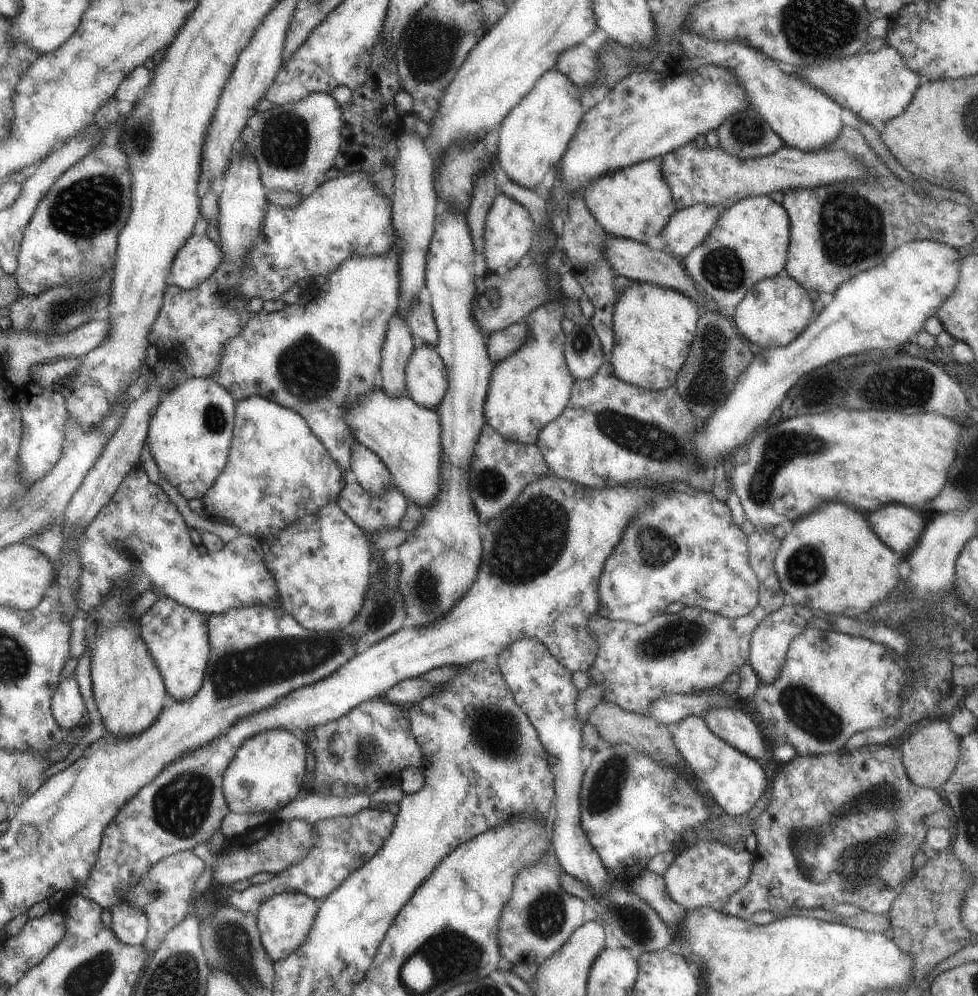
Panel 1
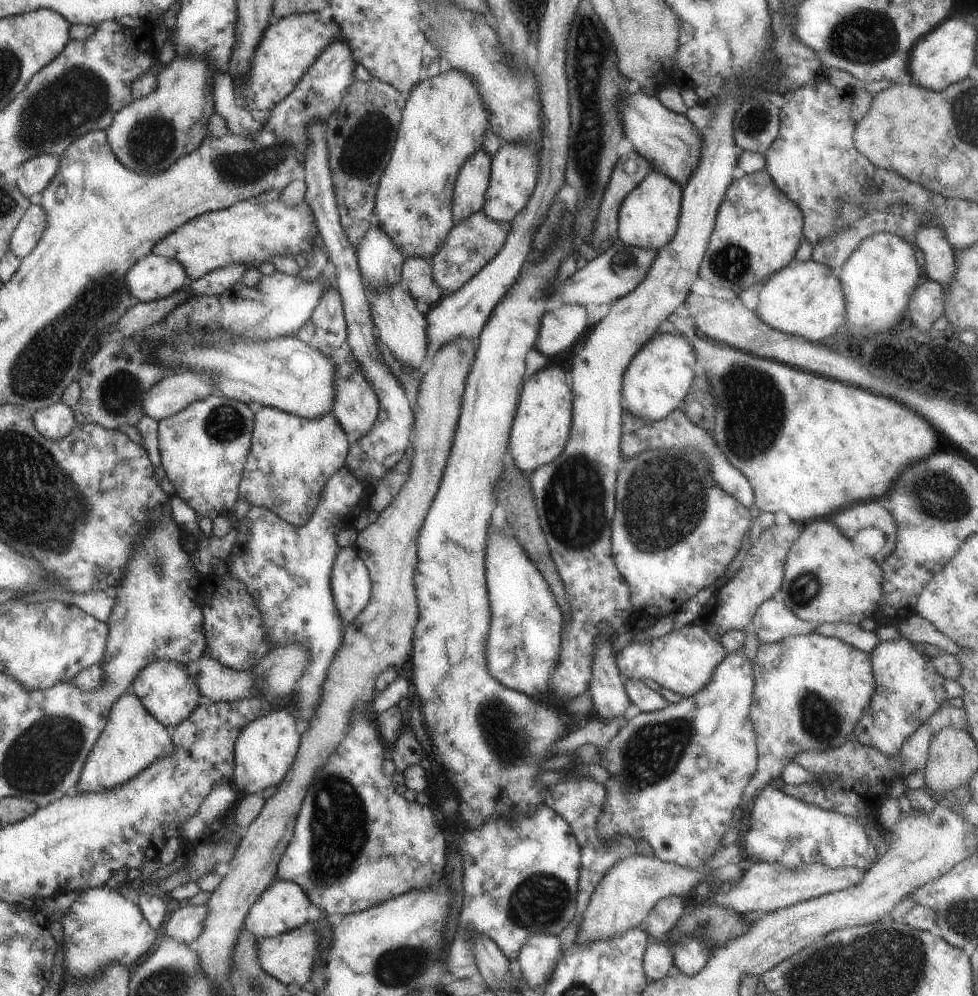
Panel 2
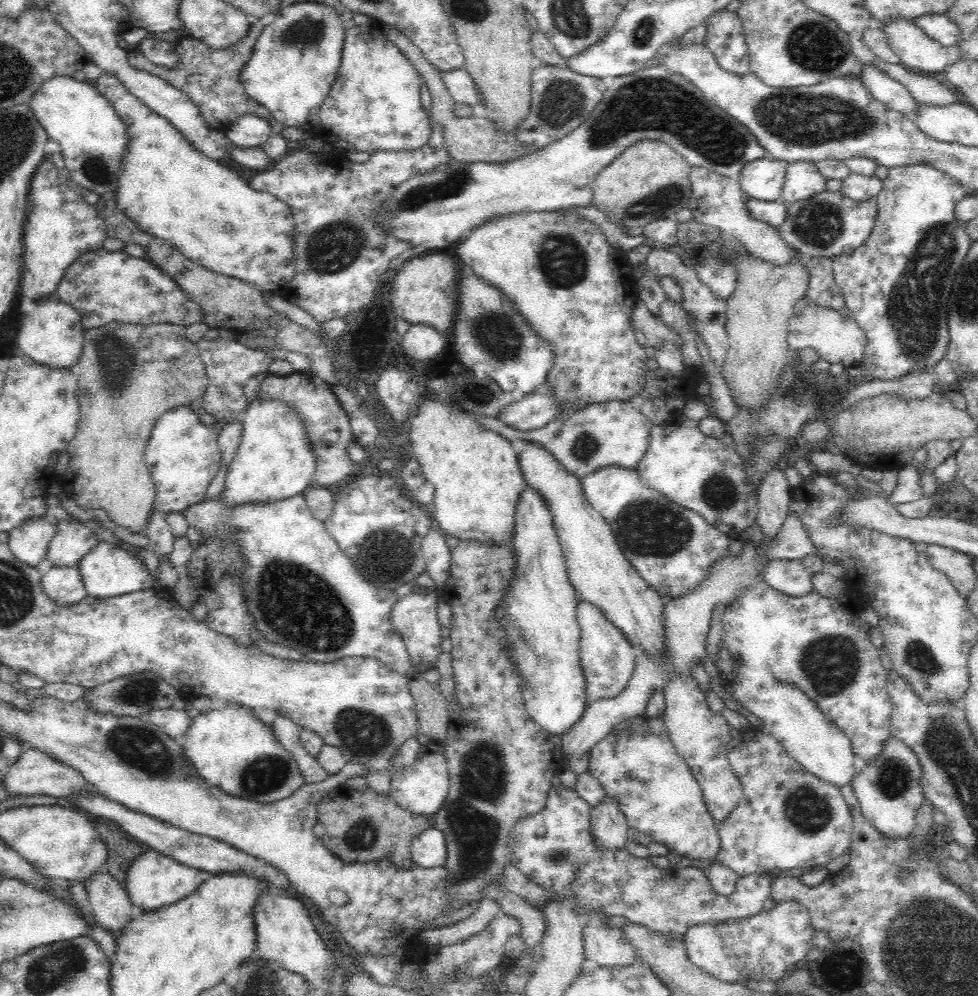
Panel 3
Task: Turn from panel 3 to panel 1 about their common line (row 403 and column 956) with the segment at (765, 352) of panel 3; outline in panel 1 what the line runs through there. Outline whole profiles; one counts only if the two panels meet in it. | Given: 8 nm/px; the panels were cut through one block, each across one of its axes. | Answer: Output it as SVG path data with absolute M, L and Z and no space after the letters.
M932 718L909 732L899 749L902 752L902 764L910 782L916 786L940 791L942 785L952 776L959 760L960 737L951 731L947 722Z

